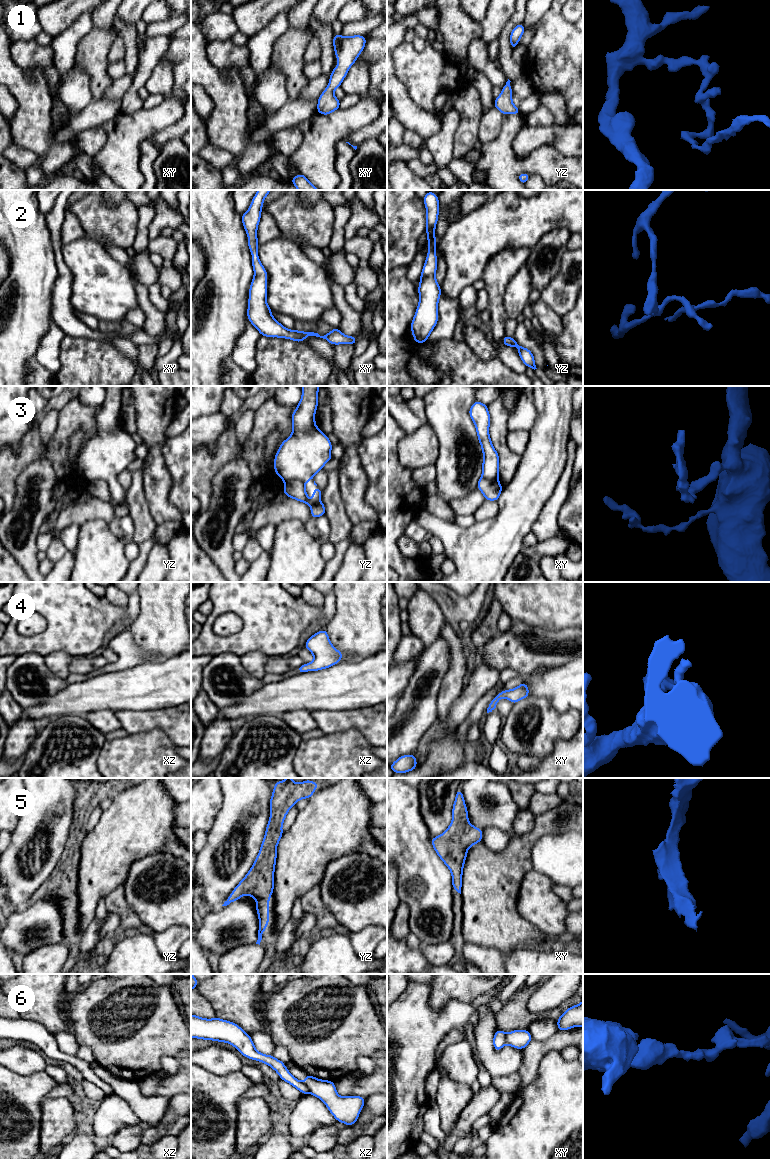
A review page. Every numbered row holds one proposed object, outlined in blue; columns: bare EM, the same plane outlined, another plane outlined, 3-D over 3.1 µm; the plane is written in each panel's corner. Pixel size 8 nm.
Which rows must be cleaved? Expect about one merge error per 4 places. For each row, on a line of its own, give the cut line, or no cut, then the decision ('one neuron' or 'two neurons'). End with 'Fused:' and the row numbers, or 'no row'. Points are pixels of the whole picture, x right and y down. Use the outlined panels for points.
1: no cut; one neuron
2: no cut; one neuron
3: cut in yz along (285, 480), (299, 479), (304, 484); two neurons
4: no cut; one neuron
5: no cut; one neuron
6: cut in xz along (303, 1083), (310, 1092); two neurons
Fused: 3, 6

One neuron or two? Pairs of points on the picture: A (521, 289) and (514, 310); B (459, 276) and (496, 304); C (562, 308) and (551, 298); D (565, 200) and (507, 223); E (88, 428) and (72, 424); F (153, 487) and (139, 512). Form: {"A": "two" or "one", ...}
{"A": "one", "B": "two", "C": "one", "D": "one", "E": "one", "F": "two"}

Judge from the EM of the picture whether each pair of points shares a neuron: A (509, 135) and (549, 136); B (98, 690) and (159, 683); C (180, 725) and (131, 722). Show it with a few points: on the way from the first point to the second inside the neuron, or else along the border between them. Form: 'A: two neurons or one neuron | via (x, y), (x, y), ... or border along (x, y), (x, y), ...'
A: two neurons | border along (526, 125), (512, 142), (512, 149), (517, 158)
B: one neuron | via (113, 690), (131, 690), (144, 687)
C: one neuron | via (168, 721), (143, 721)

